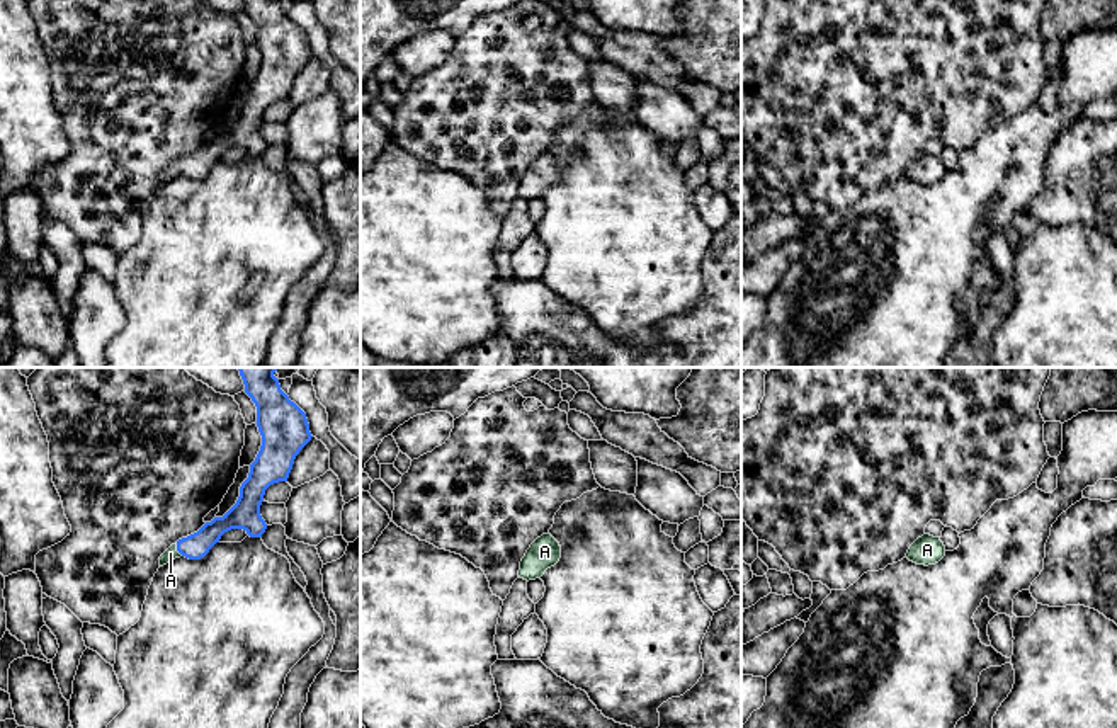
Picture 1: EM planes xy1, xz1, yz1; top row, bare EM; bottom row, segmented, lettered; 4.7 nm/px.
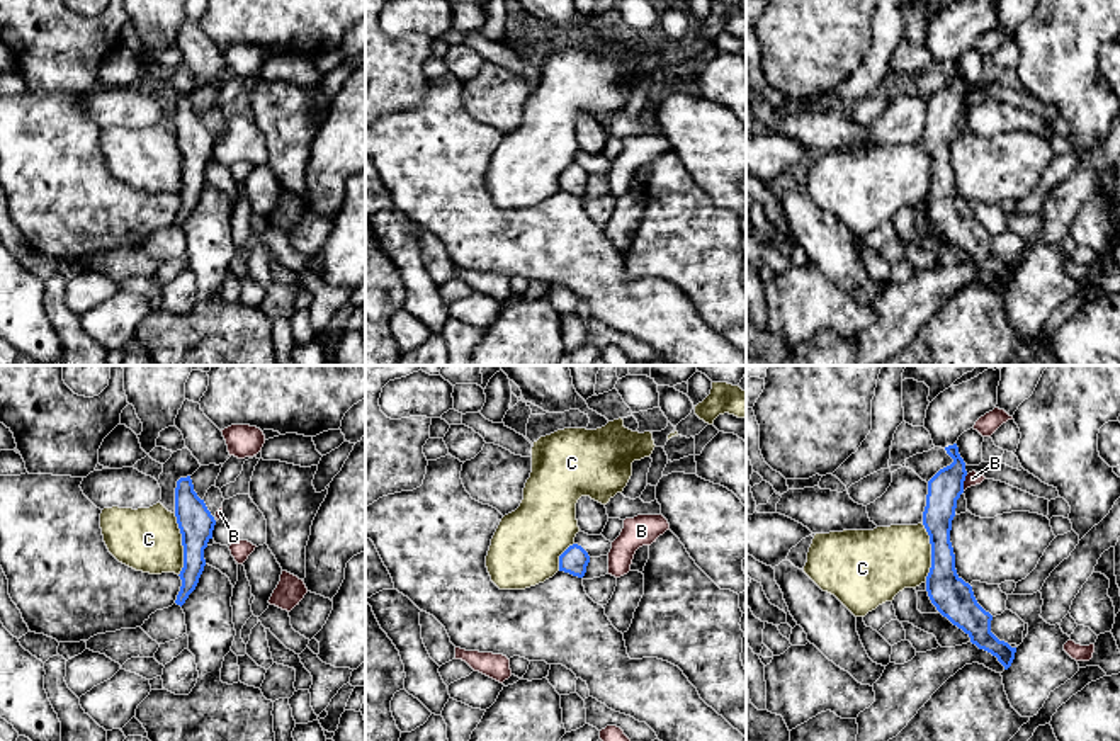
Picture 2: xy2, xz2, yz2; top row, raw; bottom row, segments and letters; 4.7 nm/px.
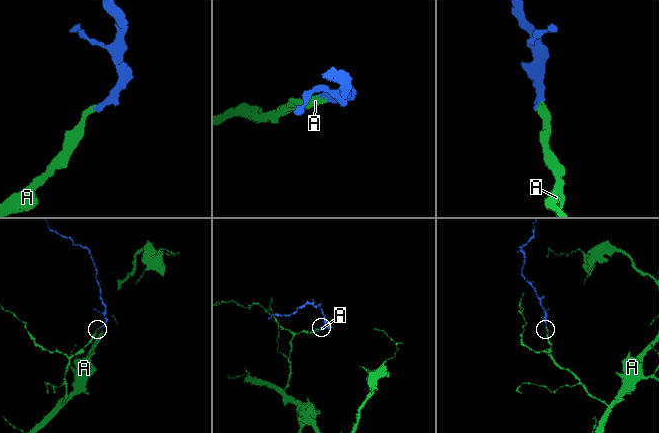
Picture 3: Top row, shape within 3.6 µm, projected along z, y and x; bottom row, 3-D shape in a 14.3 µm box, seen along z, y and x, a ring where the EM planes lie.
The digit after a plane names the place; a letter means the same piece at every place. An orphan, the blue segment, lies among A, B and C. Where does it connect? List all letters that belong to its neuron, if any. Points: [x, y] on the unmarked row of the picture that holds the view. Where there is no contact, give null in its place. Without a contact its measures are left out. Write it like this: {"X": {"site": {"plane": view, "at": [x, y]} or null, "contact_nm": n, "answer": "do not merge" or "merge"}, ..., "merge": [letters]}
{"A": {"site": {"plane": "xy1", "at": [177, 169]}, "contact_nm": 70, "answer": "merge"}, "B": {"site": {"plane": "yz2", "at": [962, 102]}, "contact_nm": 80, "answer": "do not merge"}, "C": {"site": {"plane": "xy2", "at": [182, 164]}, "contact_nm": 300, "answer": "do not merge"}, "merge": ["A"]}

